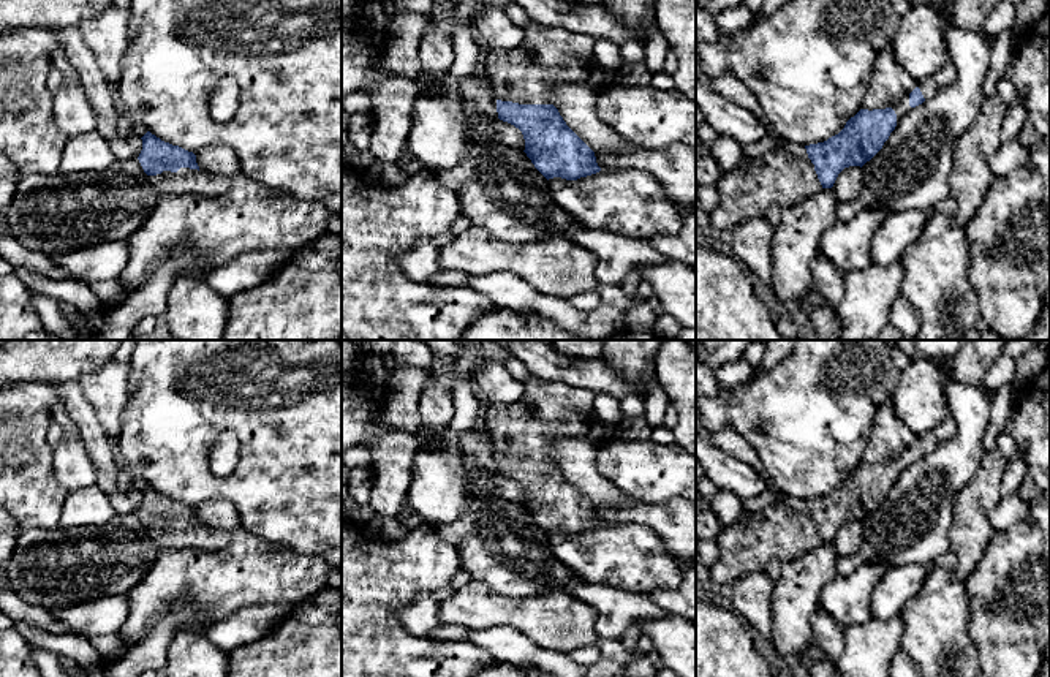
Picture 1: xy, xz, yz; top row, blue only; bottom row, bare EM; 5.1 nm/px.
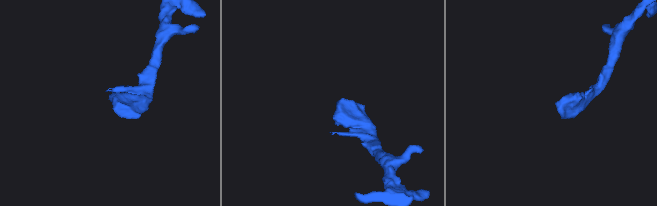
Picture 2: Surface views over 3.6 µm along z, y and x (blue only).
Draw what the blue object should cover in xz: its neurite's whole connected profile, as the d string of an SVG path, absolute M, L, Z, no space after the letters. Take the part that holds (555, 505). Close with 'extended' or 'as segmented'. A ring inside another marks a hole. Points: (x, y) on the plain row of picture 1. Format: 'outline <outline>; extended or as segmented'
outline M533 375L522 383L525 391L517 402L489 403L482 411L482 421L497 451L498 473L522 486L523 506L547 535L553 531L577 535L599 527L595 506L566 479L550 452L557 437L588 435L595 392L561 380L547 381Z; extended

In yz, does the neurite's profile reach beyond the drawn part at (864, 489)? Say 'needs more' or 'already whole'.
needs more

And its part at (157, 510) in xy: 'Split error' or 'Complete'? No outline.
Split error

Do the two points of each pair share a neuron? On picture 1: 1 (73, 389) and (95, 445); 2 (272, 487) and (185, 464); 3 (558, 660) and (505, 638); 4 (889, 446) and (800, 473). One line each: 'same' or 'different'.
1: same
2: same
3: same
4: different

